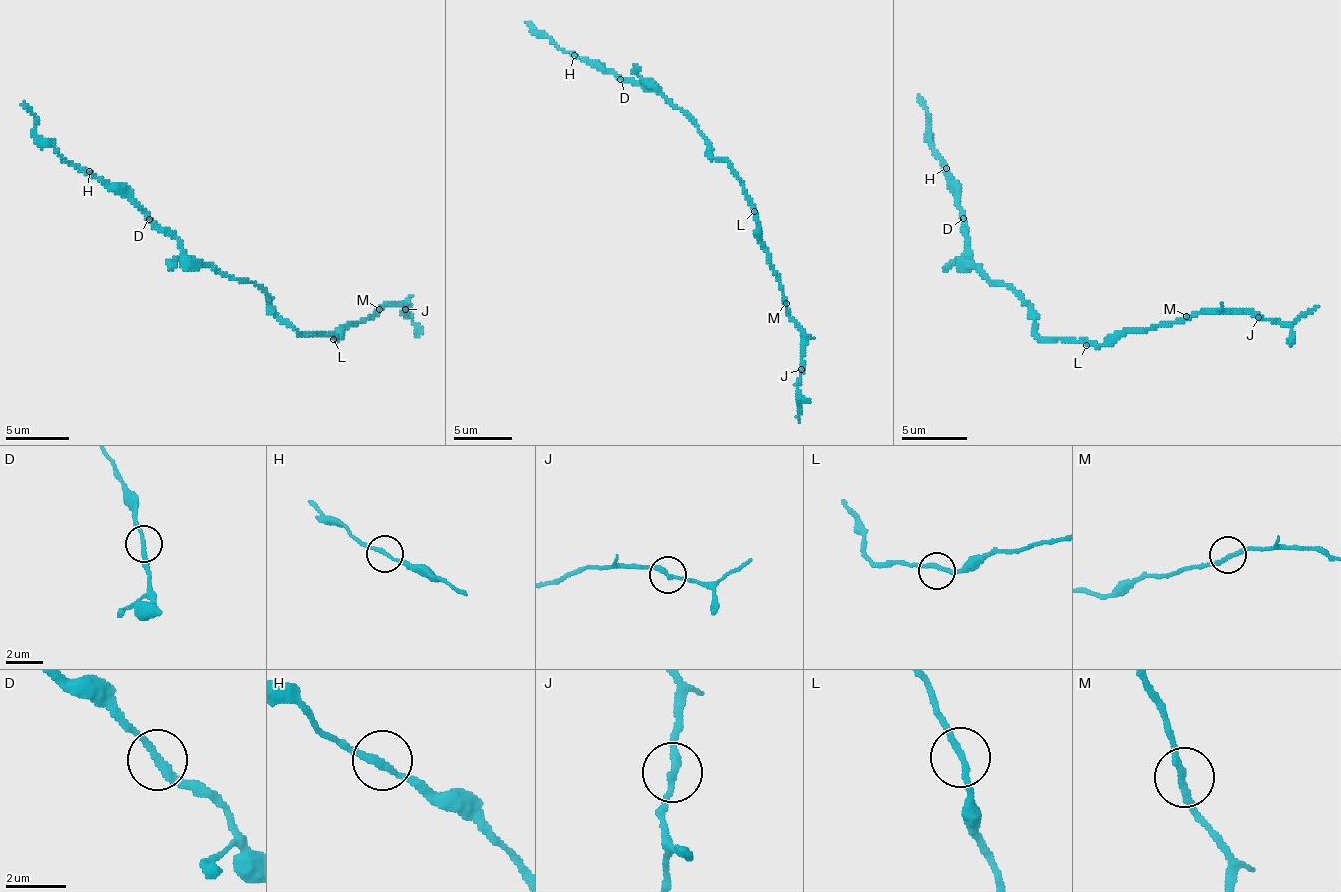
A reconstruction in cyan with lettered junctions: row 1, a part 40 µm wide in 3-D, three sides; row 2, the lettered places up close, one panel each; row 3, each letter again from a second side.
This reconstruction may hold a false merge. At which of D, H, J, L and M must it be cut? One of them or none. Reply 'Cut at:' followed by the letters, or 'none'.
Cut at: J

